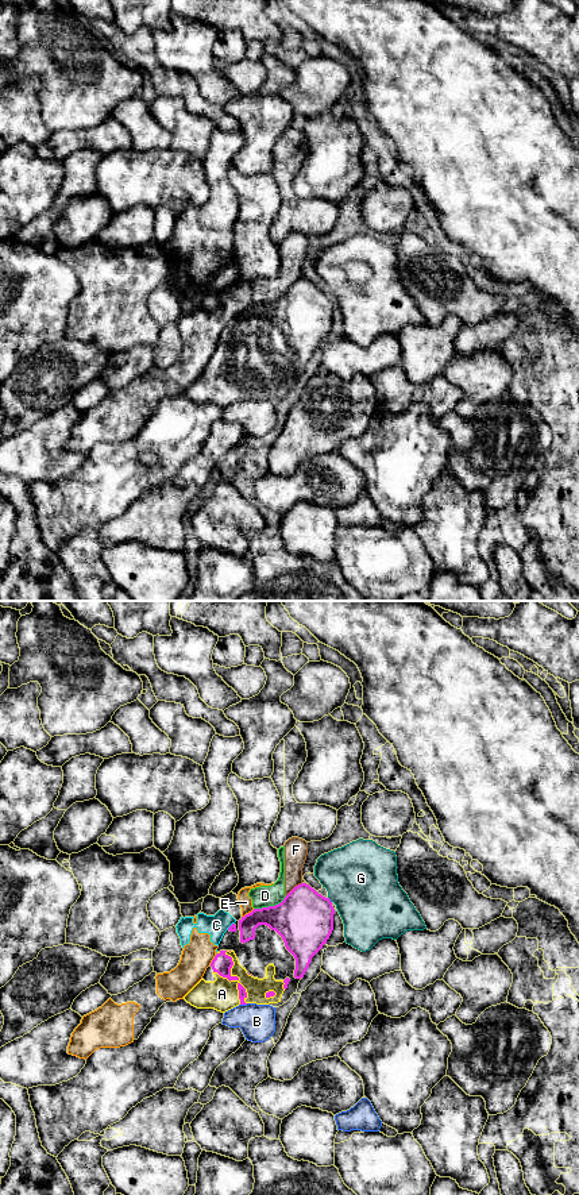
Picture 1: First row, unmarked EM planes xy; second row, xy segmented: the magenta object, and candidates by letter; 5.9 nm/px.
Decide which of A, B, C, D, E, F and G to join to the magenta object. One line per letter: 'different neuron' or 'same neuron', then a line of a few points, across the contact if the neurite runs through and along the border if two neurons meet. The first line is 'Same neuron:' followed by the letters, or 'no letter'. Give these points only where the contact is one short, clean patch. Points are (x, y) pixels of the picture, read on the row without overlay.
Same neuron: A
A: same neuron
B: different neuron
C: different neuron; line xy (234, 317), (227, 324)
D: different neuron; line xy (286, 290), (274, 300), (254, 304)
E: different neuron
F: different neuron
G: different neuron

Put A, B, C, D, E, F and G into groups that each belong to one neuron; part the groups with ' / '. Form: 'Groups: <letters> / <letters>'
Groups: A / B / C D E F / G

